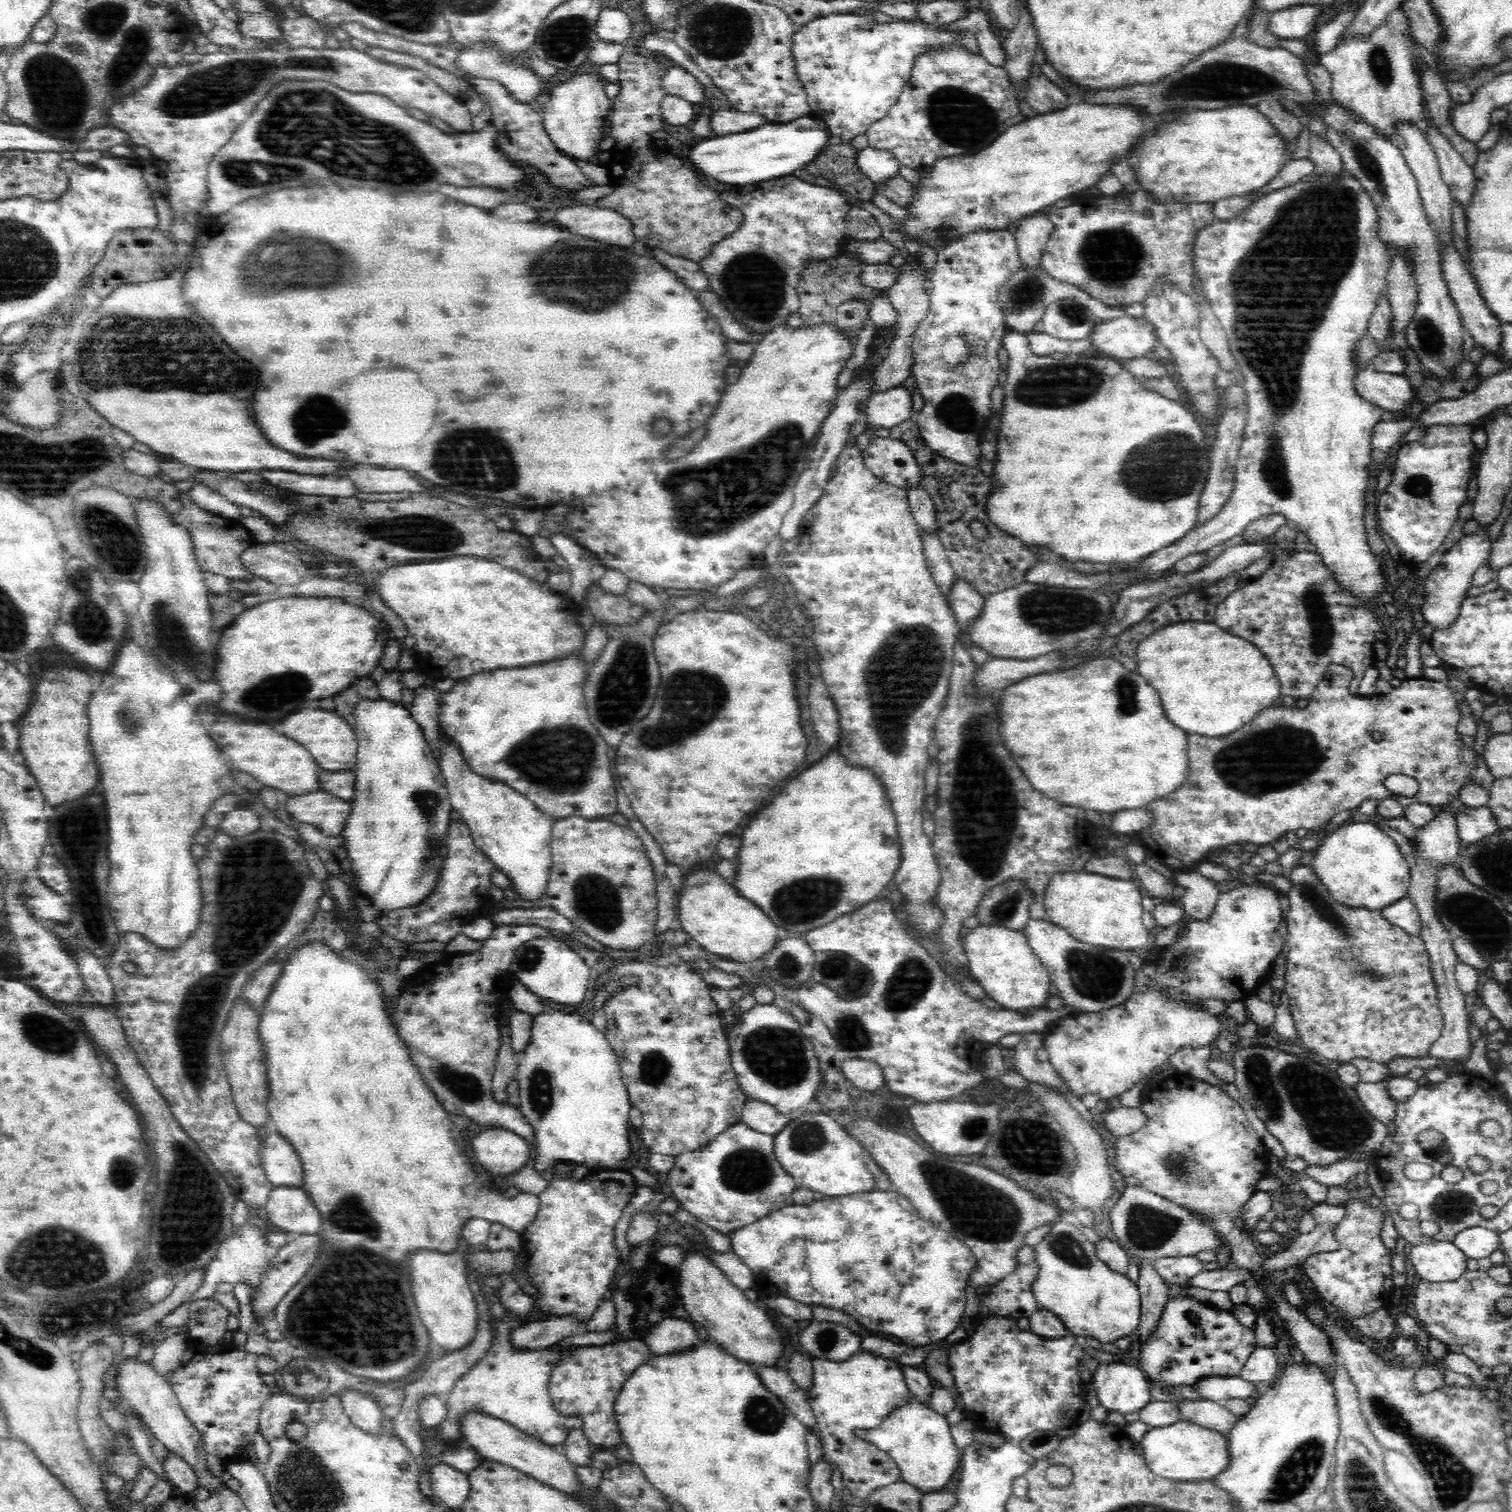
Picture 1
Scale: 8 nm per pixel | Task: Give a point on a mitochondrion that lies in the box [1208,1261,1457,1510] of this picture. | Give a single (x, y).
(1295, 1475)

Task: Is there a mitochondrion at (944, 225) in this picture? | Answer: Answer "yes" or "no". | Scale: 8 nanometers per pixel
yes

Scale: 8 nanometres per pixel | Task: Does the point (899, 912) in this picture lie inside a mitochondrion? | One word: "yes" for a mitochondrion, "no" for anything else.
no

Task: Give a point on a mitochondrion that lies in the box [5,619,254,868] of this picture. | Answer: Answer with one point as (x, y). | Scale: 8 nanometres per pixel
(129, 716)

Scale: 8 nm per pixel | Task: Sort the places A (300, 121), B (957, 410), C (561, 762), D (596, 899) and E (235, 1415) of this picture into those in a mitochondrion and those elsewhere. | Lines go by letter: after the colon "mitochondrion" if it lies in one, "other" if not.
A: mitochondrion
B: mitochondrion
C: mitochondrion
D: mitochondrion
E: other

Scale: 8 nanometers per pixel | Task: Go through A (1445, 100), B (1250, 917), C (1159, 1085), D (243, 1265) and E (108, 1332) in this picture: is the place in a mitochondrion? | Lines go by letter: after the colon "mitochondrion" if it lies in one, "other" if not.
A: other
B: other
C: other
D: other
E: other

